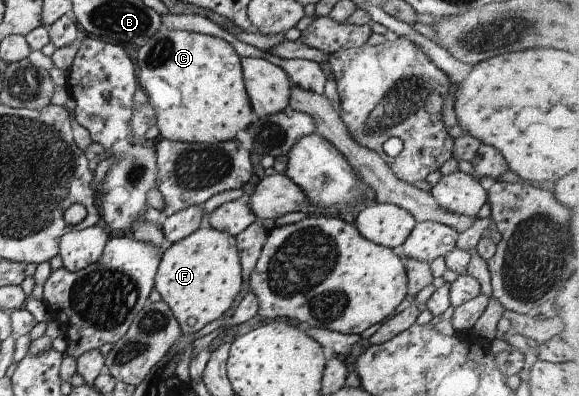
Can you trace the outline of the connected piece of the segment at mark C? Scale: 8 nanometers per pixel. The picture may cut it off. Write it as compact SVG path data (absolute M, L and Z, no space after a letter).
M165 26L139 47L139 84L148 96L149 105L155 110L156 125L163 139L187 143L222 143L236 140L237 132L247 129L255 117L243 82L239 58L233 46L221 38L186 30L171 30Z

